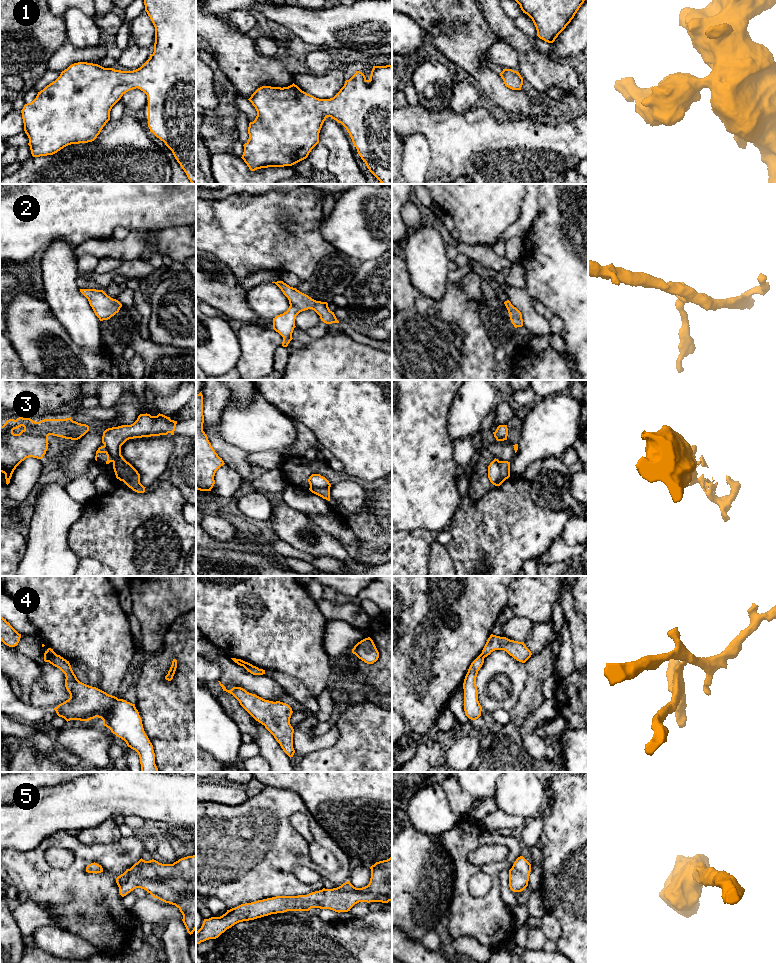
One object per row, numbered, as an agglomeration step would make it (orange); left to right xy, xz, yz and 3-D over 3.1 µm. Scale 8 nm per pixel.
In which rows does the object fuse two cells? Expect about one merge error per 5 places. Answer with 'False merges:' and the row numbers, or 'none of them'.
False merges: 3, 4

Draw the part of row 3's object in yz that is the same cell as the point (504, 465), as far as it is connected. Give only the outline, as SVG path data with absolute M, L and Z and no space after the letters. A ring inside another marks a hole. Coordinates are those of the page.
M499 461L500 465L500 480L497 486L500 486L506 479L510 477L510 462Z

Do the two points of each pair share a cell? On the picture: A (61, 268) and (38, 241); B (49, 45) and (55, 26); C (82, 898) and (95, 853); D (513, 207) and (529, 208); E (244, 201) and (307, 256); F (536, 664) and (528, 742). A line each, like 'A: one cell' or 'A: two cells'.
A: two cells
B: one cell
C: one cell
D: two cells
E: one cell
F: two cells

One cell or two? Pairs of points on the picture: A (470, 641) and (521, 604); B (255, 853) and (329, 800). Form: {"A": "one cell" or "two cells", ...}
{"A": "two cells", "B": "two cells"}

